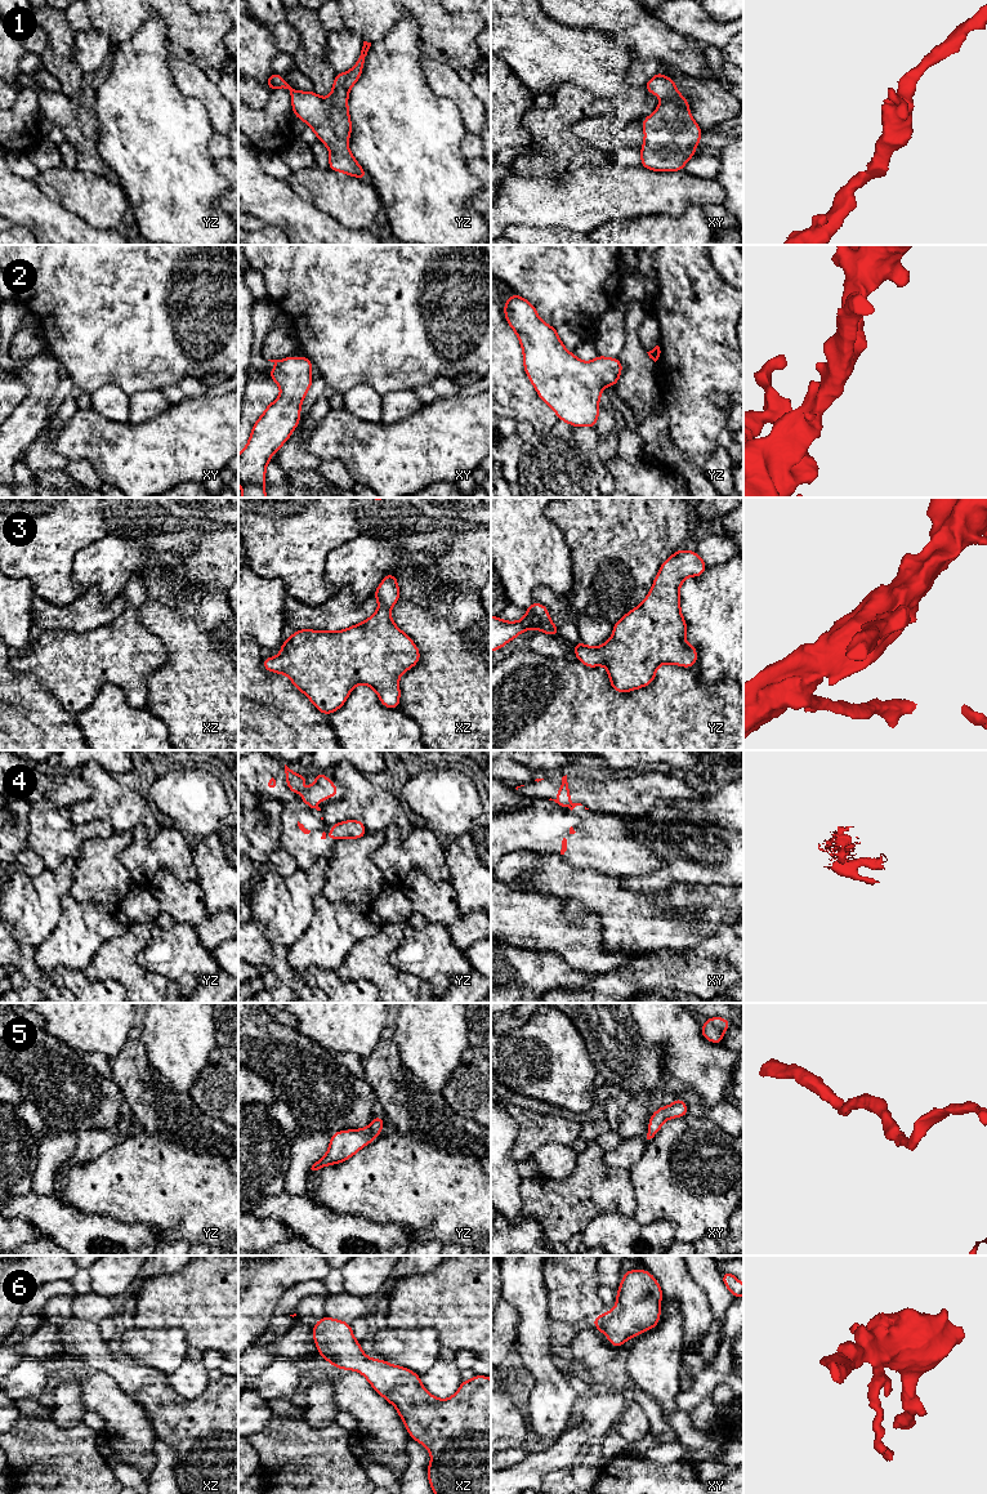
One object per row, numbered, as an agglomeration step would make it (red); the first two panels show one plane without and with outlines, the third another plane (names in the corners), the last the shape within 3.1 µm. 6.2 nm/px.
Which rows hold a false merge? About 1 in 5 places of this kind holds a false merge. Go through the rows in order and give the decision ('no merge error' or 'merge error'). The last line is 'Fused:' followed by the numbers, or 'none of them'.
1: no merge error
2: no merge error
3: no merge error
4: merge error
5: no merge error
6: no merge error
Fused: 4

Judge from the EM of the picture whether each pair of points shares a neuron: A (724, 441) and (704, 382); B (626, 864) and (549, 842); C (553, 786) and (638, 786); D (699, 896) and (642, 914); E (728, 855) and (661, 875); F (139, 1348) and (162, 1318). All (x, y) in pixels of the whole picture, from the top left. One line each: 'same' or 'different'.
A: different
B: same
C: same
D: same
E: same
F: different

